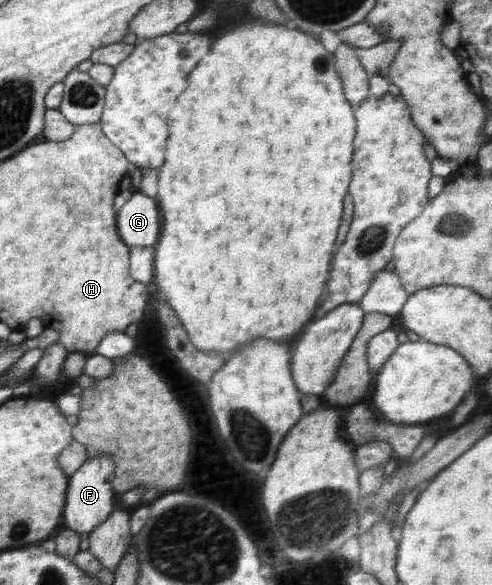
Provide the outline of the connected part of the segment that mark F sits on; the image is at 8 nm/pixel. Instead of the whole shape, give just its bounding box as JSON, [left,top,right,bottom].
[64,454,115,537]

